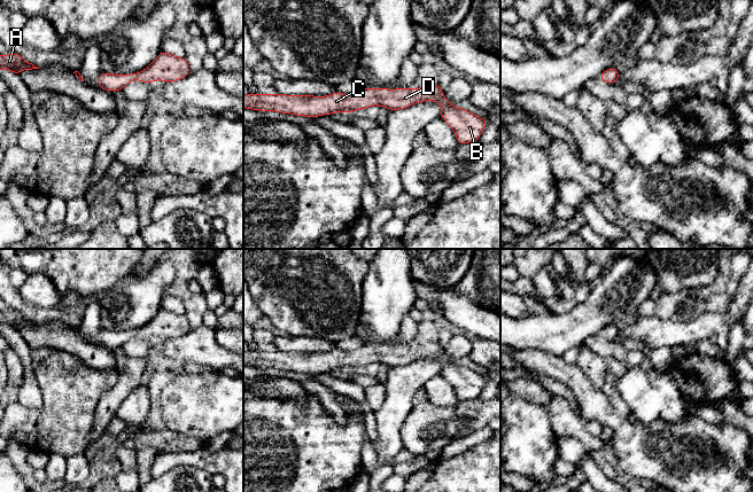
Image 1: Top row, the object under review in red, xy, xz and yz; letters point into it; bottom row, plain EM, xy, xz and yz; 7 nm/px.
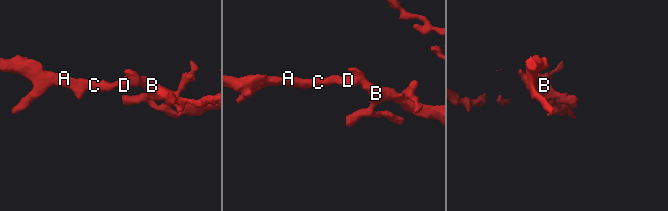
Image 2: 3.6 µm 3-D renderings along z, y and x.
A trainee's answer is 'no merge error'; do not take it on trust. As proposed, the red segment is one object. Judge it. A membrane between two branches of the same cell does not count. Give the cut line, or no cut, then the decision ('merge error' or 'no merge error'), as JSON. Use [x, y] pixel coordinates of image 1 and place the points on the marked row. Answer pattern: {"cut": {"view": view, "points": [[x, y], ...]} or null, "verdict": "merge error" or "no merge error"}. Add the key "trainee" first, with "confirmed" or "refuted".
{"trainee": "confirmed", "cut": null, "verdict": "no merge error"}

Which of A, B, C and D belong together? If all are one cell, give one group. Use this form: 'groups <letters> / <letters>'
groups A B C D

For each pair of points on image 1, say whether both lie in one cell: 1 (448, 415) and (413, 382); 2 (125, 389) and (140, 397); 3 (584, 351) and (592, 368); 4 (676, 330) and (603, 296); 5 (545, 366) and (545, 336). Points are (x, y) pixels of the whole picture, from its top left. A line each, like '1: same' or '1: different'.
1: different
2: different
3: same
4: different
5: different

